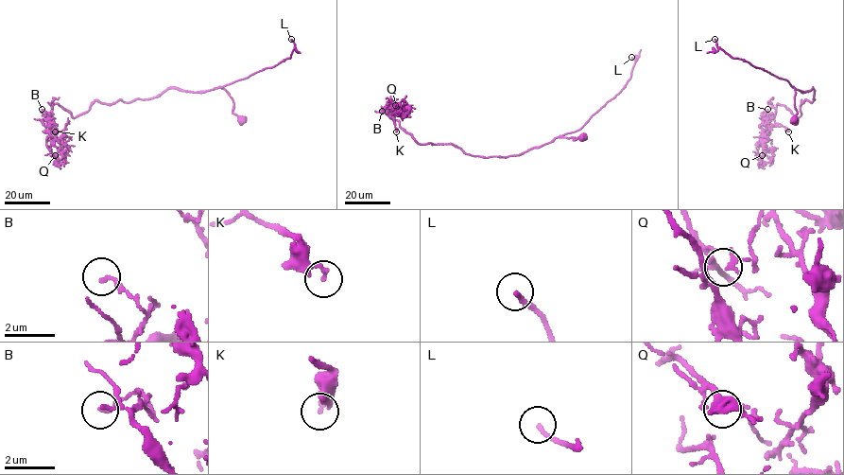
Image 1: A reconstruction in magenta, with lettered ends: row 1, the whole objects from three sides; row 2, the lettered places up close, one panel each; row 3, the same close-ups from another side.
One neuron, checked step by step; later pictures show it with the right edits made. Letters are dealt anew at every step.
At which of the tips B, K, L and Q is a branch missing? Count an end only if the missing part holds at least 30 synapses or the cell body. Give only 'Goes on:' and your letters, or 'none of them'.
Goes on: L

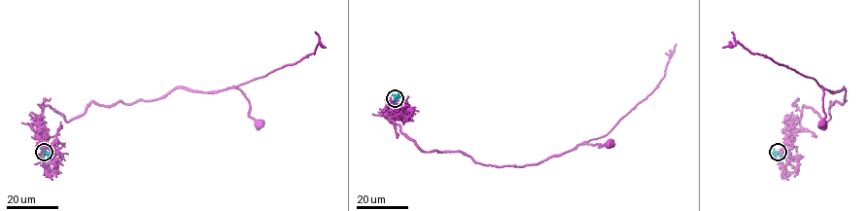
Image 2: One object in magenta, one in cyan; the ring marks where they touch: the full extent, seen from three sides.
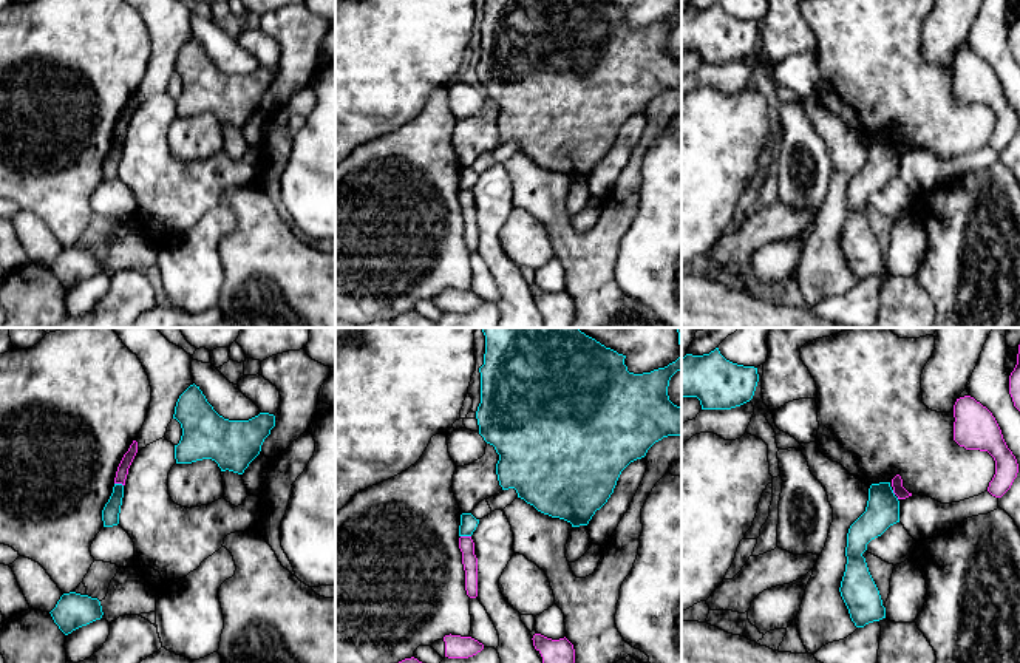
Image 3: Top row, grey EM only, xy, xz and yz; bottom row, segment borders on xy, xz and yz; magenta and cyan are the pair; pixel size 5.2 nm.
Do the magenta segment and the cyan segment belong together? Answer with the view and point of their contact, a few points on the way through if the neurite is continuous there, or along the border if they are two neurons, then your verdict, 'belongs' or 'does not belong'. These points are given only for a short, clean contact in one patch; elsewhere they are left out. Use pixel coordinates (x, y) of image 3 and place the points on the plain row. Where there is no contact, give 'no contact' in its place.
xz (465, 190) | along xz (461, 189), (470, 190) | does not belong

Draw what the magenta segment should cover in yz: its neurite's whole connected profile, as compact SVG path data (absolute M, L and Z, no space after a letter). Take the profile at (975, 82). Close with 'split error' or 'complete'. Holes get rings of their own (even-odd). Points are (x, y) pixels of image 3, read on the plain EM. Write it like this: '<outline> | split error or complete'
M971 49L957 53L954 59L954 94L966 104L988 105L995 114L995 128L988 145L1001 151L1018 127L1018 117L1008 102L992 66Z | complete

